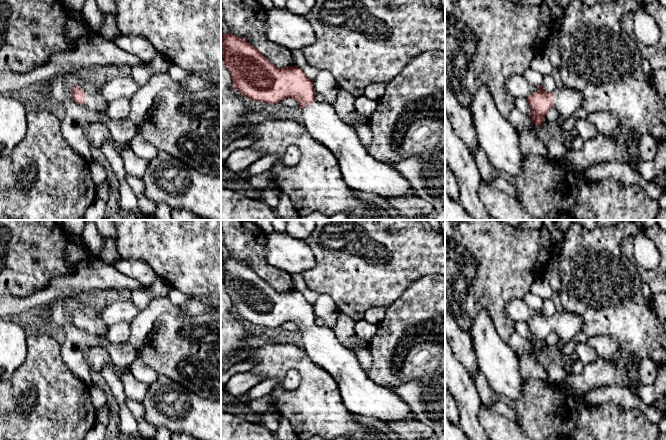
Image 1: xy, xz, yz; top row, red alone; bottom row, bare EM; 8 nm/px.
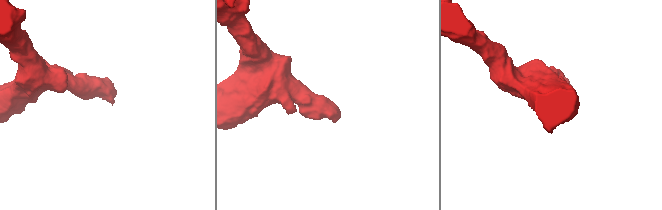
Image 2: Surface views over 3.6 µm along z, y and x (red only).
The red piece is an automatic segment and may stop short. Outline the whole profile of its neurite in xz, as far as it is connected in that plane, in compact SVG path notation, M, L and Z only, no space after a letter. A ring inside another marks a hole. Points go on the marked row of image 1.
M231 32L223 34L222 46L224 62L231 74L234 88L242 96L252 100L276 104L291 98L303 109L304 125L309 134L326 146L337 158L344 183L352 190L380 195L385 199L404 198L414 195L410 183L391 165L375 159L365 148L357 131L345 123L336 113L333 105L315 100L313 82L298 67L278 68L263 56L258 48L253 47L244 38Z

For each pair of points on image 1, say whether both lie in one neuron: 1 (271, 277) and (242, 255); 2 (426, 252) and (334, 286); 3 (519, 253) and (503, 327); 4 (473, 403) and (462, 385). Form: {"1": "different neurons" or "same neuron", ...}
{"1": "same neuron", "2": "same neuron", "3": "same neuron", "4": "same neuron"}

